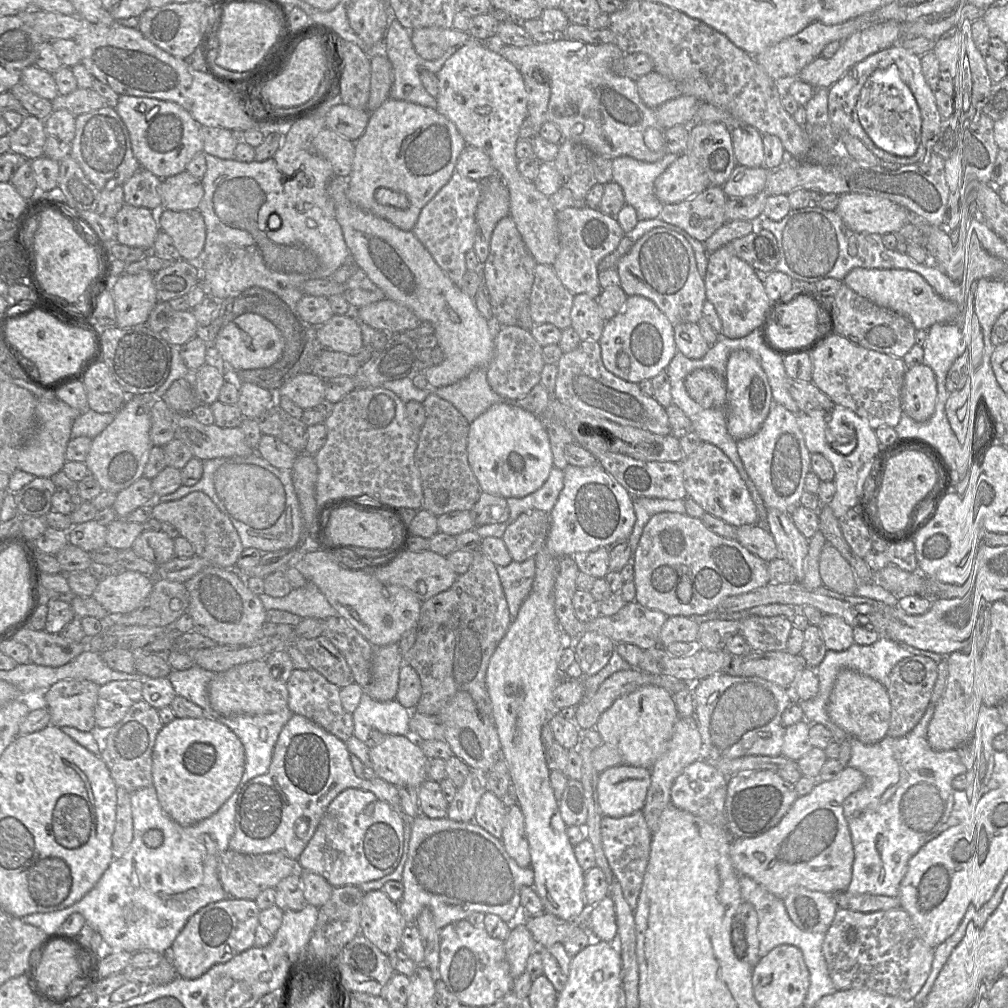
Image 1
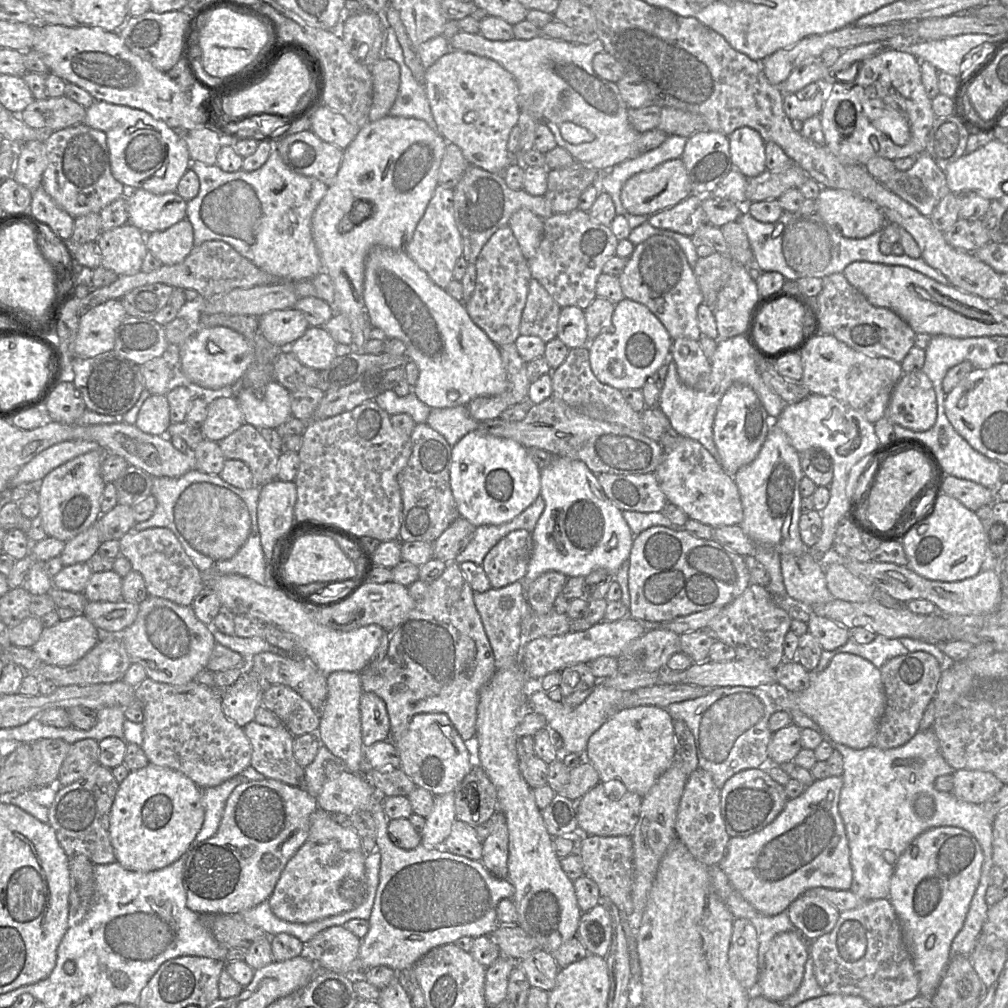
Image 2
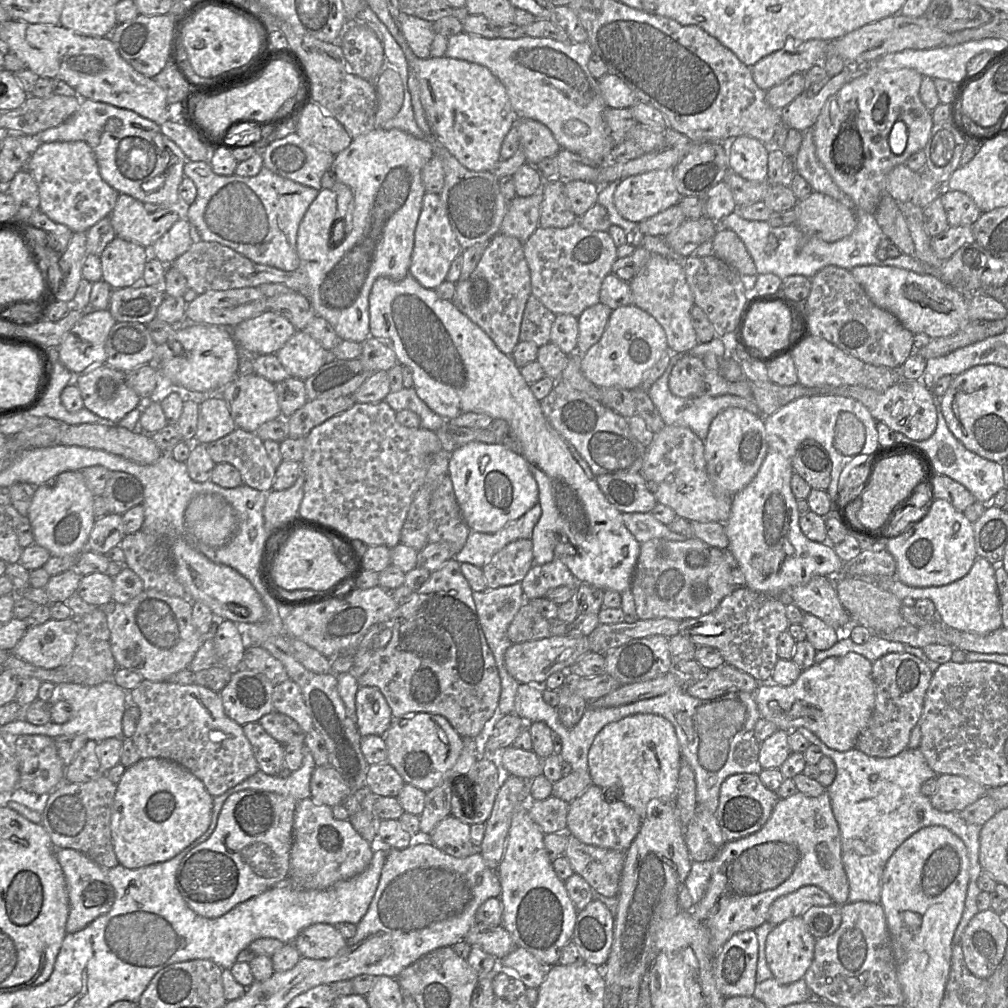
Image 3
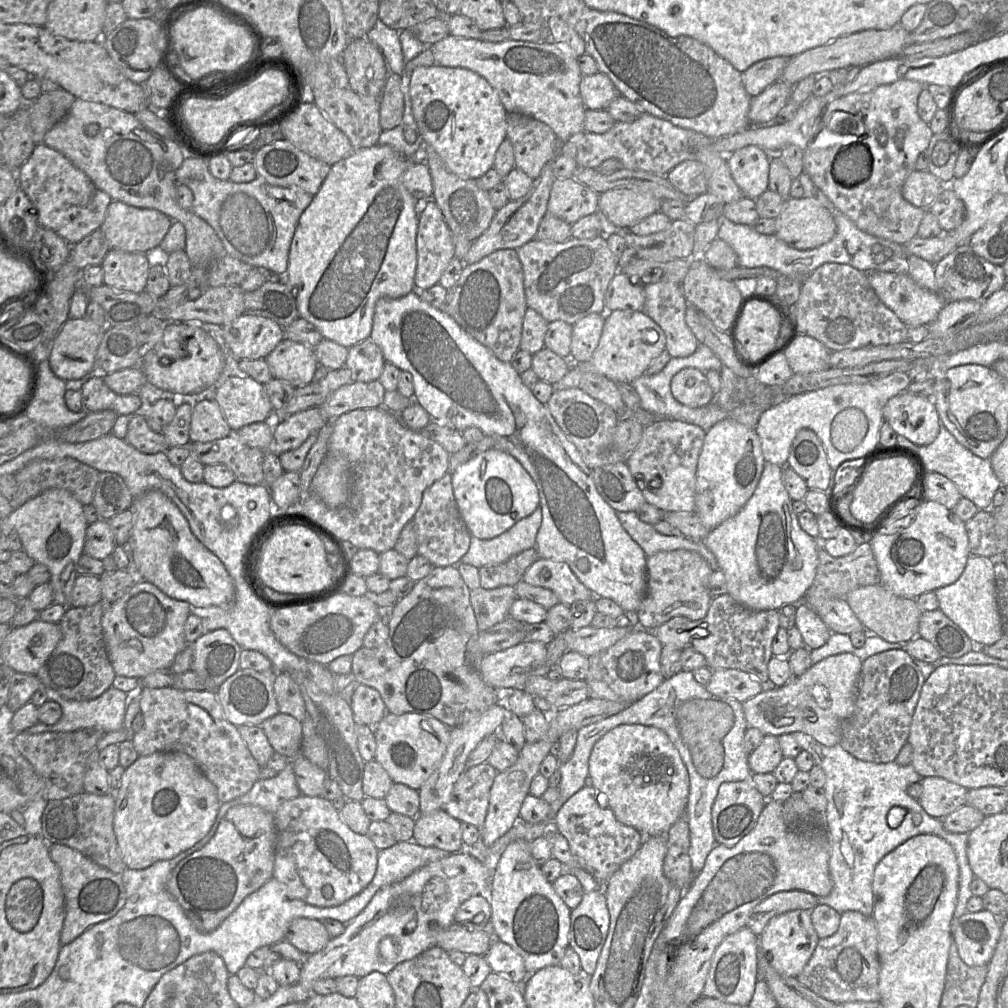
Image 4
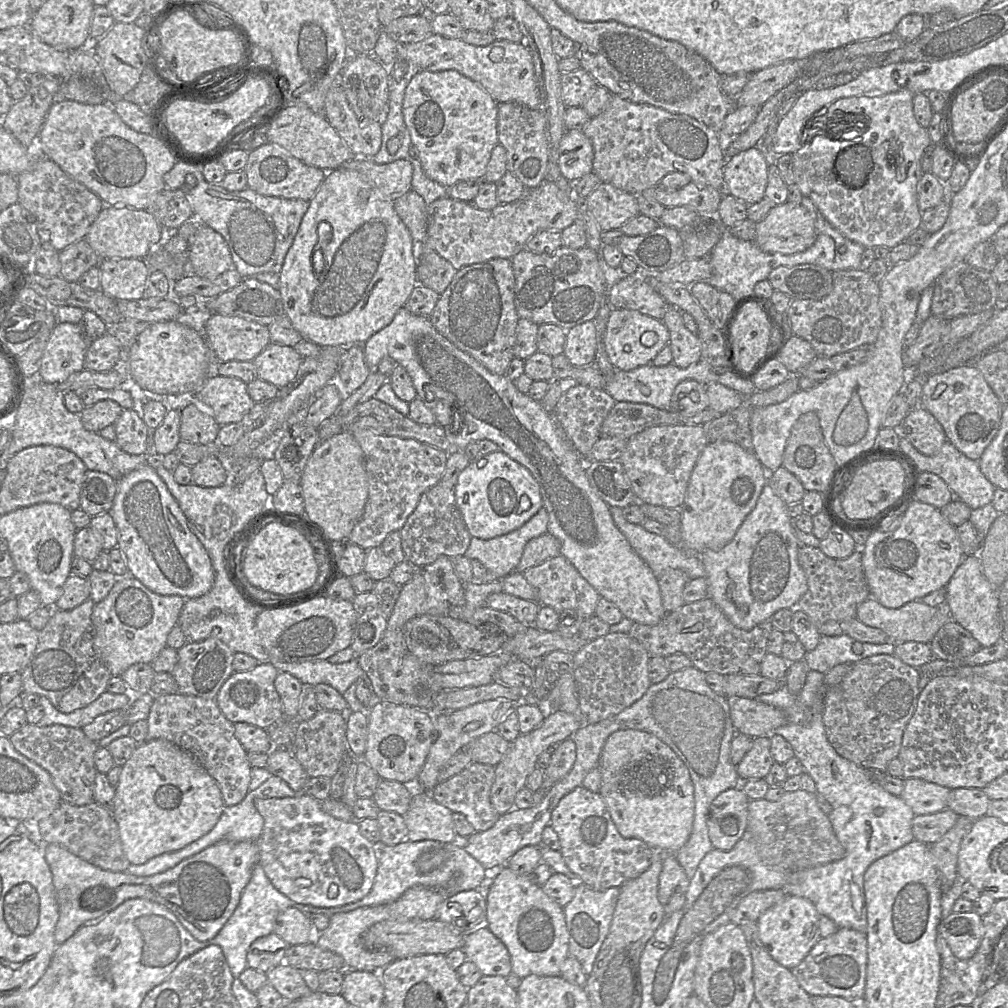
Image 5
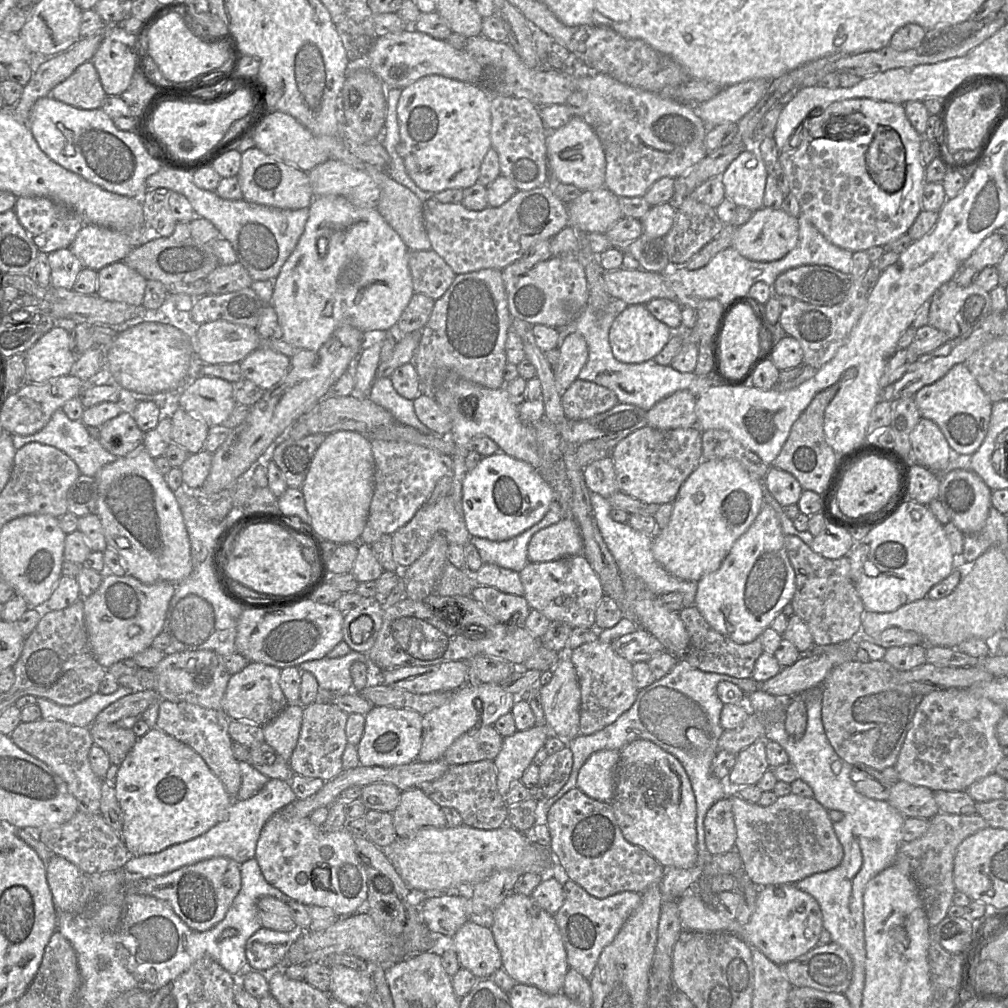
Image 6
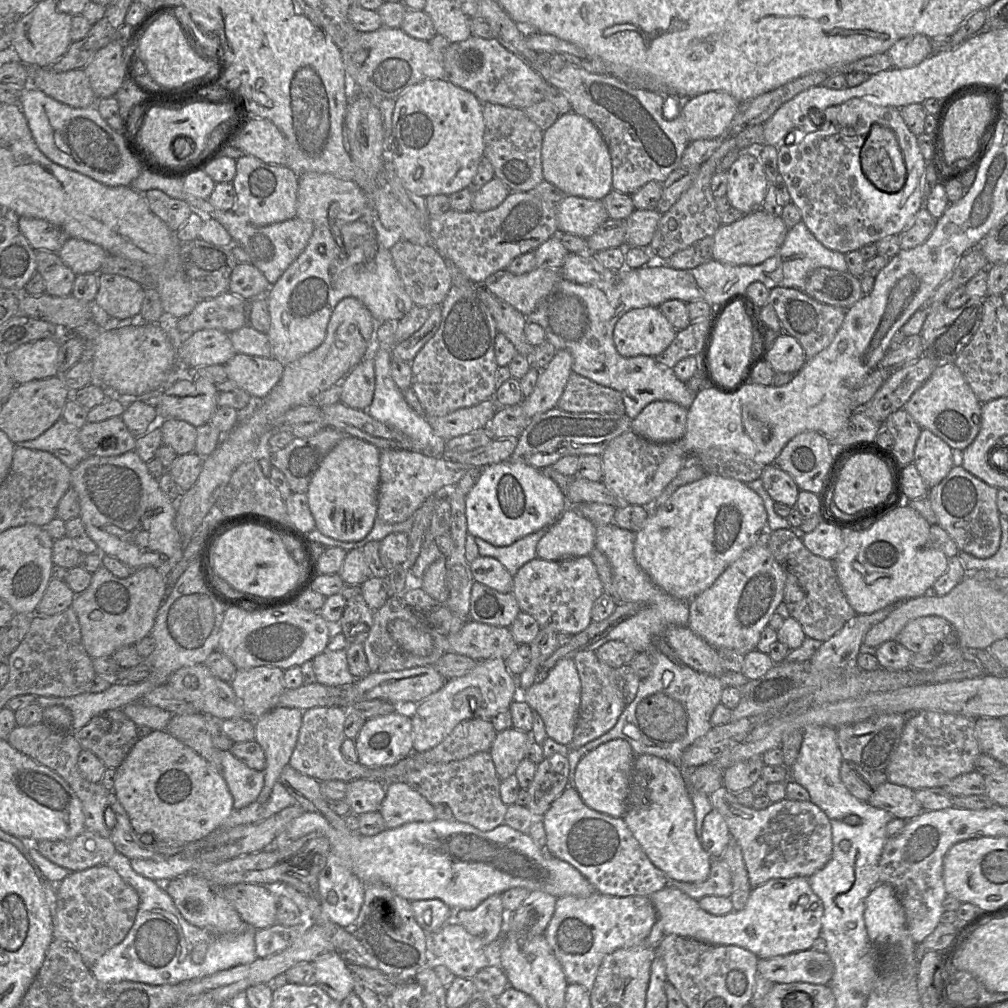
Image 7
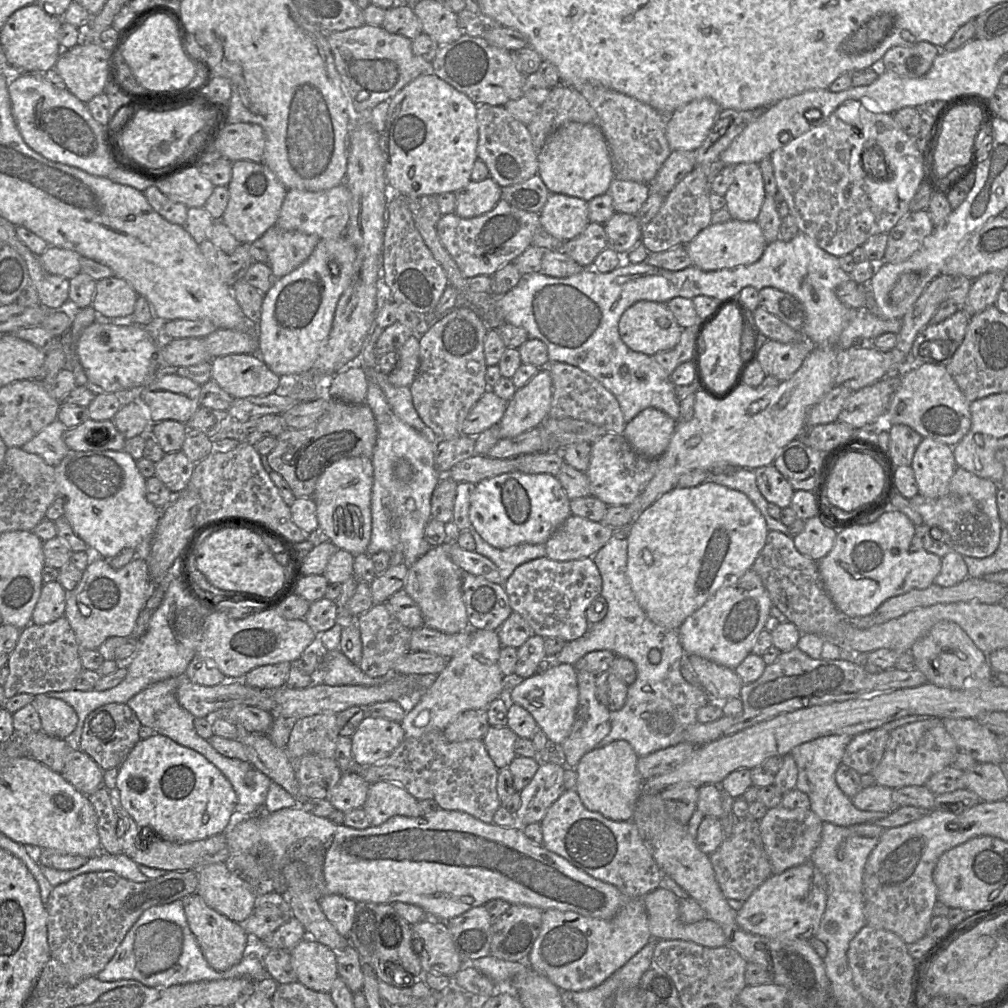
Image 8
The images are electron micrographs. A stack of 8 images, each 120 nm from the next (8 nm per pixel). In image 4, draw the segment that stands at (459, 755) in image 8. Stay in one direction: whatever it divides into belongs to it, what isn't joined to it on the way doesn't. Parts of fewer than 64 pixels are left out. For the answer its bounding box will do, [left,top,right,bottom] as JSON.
[443,762,497,828]

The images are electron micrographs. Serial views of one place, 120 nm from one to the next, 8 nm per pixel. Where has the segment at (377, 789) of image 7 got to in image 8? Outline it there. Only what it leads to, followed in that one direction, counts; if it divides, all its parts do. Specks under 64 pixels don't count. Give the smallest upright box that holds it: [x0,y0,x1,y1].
[326,772,370,813]

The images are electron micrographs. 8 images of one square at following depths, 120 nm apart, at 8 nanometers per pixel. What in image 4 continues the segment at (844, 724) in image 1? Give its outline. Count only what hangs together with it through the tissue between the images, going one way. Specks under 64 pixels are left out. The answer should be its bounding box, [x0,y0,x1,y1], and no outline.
[742,653,863,747]

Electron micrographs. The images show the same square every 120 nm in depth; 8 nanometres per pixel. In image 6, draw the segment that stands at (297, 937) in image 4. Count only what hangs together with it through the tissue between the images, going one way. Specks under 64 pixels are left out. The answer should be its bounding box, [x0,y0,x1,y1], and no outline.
[257,896,297,933]

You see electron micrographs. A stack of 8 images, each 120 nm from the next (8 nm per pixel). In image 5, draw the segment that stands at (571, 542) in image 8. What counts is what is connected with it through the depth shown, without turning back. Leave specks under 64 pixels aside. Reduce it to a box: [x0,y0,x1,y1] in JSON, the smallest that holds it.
[514,532,561,573]

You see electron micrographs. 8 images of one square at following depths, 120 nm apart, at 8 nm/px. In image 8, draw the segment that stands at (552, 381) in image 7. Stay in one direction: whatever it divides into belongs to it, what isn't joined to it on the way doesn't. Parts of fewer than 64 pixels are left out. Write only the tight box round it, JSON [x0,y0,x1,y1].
[499,367,552,438]

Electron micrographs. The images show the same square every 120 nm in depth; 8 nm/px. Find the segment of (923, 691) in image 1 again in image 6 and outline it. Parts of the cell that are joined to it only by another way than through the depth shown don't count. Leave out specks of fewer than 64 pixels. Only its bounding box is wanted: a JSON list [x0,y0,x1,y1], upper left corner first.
[821,660,918,771]

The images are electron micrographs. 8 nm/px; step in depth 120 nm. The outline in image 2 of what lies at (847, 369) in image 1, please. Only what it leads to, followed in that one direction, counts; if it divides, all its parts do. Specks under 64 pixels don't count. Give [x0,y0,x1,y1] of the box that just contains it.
[800,334,903,424]

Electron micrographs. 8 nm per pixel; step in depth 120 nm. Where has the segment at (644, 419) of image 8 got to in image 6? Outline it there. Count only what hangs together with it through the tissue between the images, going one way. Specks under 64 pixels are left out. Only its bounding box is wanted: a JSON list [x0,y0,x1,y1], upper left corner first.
[647,390,697,429]

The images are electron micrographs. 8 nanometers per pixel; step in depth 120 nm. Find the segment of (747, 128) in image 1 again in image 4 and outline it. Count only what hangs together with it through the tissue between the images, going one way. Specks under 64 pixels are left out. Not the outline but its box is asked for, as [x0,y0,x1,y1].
[726,145,769,199]

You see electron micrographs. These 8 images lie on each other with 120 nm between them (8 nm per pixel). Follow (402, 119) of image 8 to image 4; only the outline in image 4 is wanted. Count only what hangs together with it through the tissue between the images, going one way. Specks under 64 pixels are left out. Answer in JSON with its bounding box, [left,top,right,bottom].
[410,67,507,179]

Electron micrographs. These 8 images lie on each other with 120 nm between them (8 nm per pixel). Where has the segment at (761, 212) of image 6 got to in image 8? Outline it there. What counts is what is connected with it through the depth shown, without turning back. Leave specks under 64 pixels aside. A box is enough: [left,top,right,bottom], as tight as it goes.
[684,219,768,271]

